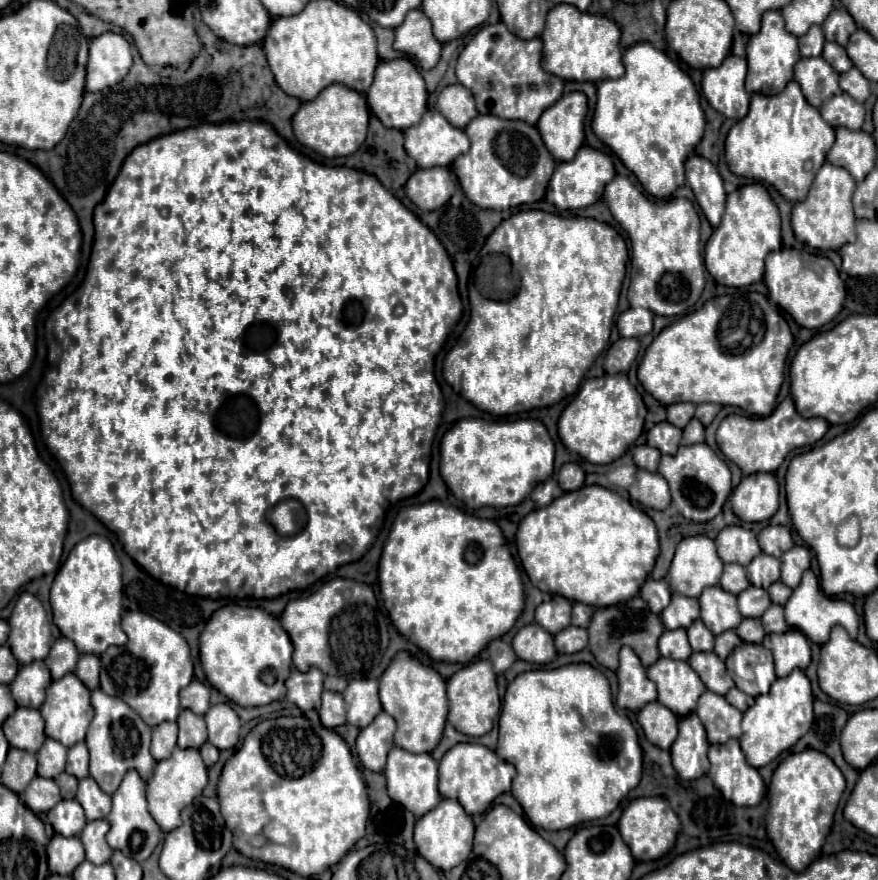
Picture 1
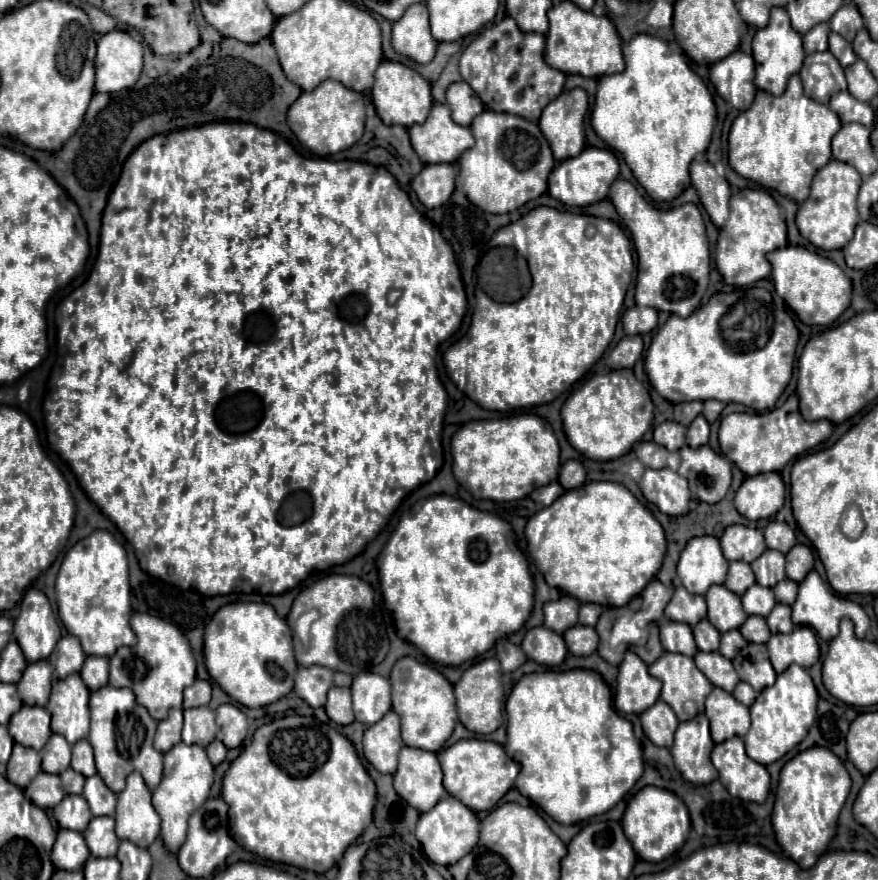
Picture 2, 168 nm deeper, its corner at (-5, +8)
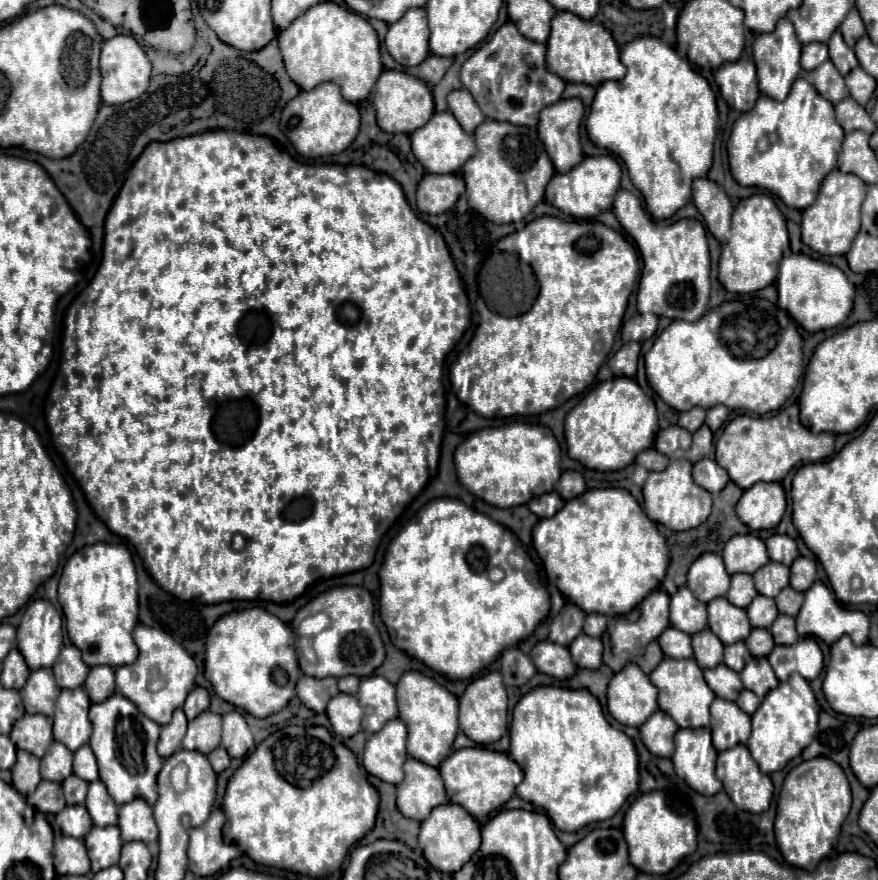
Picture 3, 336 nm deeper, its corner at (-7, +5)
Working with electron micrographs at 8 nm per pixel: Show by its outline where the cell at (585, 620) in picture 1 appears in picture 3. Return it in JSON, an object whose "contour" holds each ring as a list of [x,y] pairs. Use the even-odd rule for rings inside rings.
{"contour":[[[588,614],[584,620],[584,634],[592,634],[594,638],[600,638],[602,632],[606,630],[608,620],[602,614]]]}

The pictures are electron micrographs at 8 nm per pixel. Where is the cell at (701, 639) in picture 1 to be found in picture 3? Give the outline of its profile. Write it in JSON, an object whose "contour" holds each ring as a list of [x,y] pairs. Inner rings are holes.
{"contour":[[[708,628],[692,636],[692,648],[694,648],[694,660],[702,670],[706,670],[708,666],[718,666],[722,662],[724,644]]]}

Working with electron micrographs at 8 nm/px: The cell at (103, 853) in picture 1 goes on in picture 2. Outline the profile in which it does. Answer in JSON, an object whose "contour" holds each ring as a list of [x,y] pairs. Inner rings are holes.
{"contour":[[[94,817],[84,831],[84,839],[94,857],[114,857],[120,843],[114,835],[114,817]]]}

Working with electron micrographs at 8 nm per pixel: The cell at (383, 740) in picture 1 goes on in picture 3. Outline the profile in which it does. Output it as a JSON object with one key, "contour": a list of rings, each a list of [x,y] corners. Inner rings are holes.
{"contour":[[[396,718],[368,738],[362,766],[370,776],[390,784],[400,784],[404,780],[402,766],[406,758],[406,726]]]}

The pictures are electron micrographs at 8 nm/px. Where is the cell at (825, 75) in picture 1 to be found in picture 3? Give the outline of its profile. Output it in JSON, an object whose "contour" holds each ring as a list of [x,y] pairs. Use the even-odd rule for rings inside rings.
{"contour":[[[826,60],[822,66],[818,66],[814,72],[810,72],[808,76],[812,80],[812,84],[816,86],[816,90],[826,98],[830,100],[832,104],[840,102],[842,98],[848,96],[848,90],[846,90],[846,84],[844,84],[844,78],[842,74],[834,68],[834,64],[830,60]]]}

